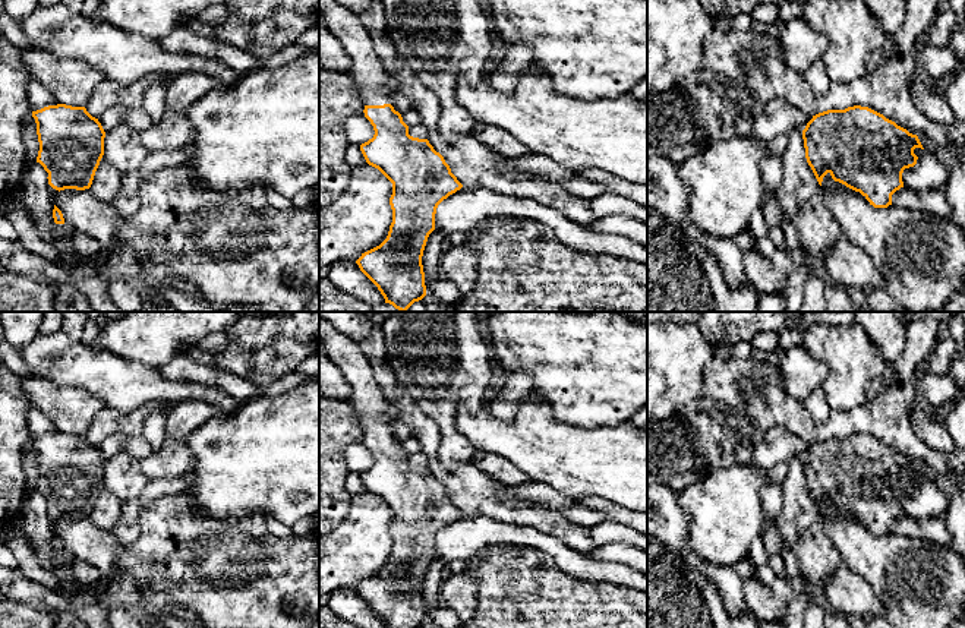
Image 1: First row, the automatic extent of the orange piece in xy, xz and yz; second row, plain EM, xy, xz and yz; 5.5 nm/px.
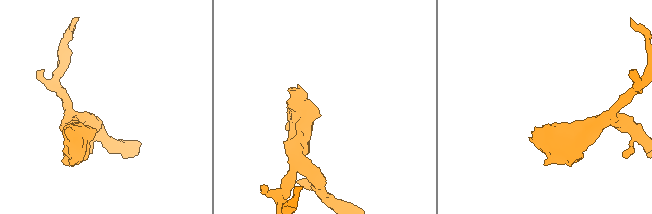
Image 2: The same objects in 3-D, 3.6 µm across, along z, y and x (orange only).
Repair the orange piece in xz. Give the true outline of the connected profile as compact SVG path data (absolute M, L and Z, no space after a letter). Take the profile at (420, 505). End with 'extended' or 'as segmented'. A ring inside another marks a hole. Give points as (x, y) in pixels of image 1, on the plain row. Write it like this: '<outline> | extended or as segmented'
M324 319L319 340L350 386L350 404L365 432L362 442L375 458L360 479L392 511L388 564L356 591L385 628L422 628L426 624L422 584L435 558L436 536L463 512L428 467L409 463L409 454L391 433L385 414L391 405L360 347Z | extended

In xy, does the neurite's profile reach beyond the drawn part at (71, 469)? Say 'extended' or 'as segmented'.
as segmented

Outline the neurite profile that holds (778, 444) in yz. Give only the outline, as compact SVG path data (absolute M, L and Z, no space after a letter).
M776 426L763 432L761 441L754 446L751 464L769 470L776 463L786 461L792 457L804 458L813 444L802 441L786 427Z

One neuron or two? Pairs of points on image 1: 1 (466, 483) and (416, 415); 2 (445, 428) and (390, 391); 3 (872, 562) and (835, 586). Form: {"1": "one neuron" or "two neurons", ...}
{"1": "one neuron", "2": "two neurons", "3": "two neurons"}

